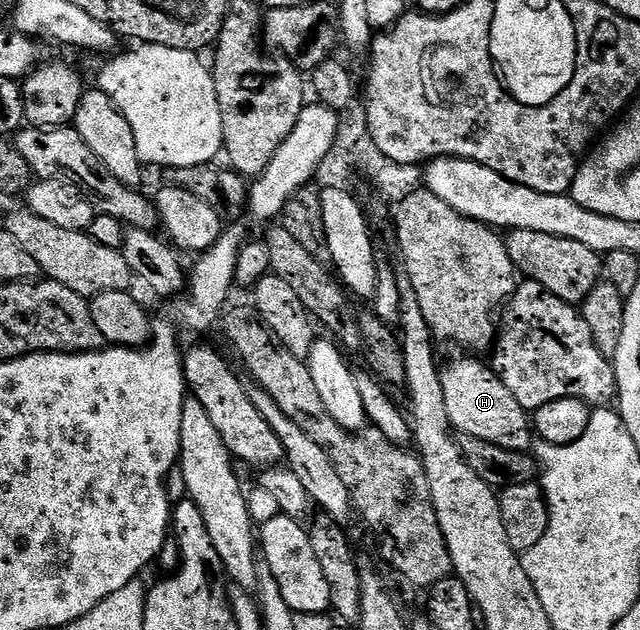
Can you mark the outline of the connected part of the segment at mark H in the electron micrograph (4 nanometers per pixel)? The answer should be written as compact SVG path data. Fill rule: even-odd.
M465 356L465 361L452 361L447 366L443 366L440 378L442 379L442 391L446 395L446 415L448 422L457 433L465 433L466 435L474 435L477 439L485 440L486 443L496 444L500 448L506 448L510 452L520 452L531 450L532 441L534 442L534 430L530 420L529 410L522 407L522 403L518 403L518 399L514 399L514 395L510 395L506 383L502 383L502 379L497 375L495 369L484 365L483 360L477 359L475 356Z

